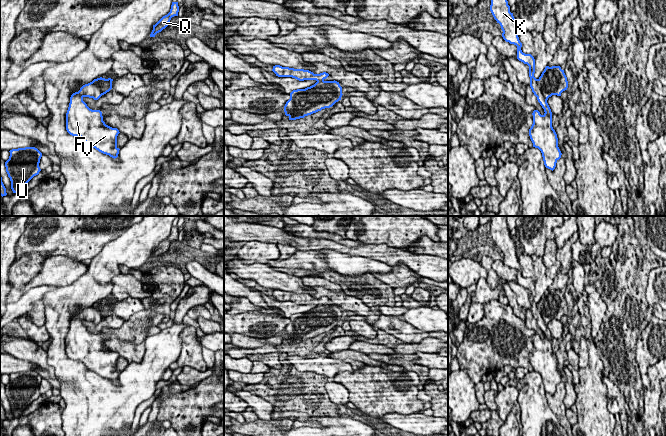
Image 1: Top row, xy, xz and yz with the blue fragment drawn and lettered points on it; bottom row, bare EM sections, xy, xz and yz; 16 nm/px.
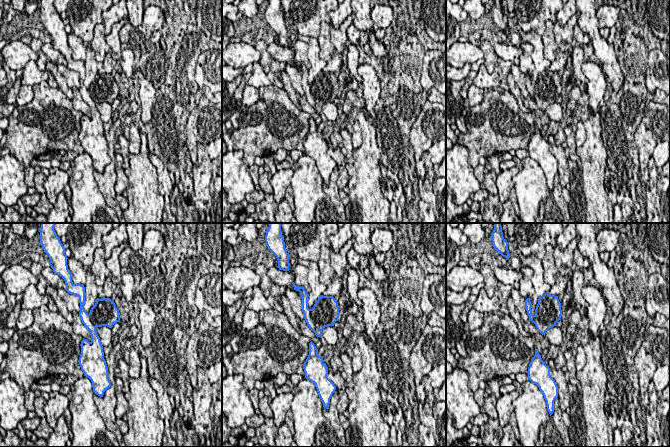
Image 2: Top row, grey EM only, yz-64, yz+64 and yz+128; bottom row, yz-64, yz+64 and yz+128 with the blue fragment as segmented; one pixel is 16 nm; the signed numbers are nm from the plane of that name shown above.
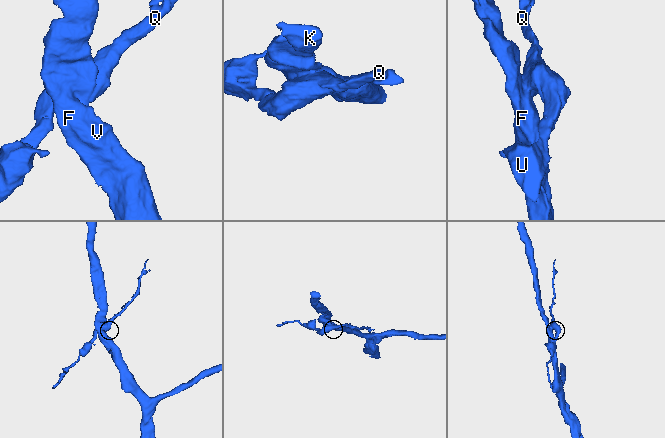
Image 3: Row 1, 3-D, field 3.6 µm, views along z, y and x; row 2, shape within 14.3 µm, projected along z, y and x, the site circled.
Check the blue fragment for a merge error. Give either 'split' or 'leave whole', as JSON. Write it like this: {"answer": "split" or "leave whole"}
{"answer": "split"}

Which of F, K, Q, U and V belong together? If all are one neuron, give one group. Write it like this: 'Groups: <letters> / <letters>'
Groups: F K V / Q U

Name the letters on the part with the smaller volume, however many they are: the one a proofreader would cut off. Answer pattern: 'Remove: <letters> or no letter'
Remove: Q, U

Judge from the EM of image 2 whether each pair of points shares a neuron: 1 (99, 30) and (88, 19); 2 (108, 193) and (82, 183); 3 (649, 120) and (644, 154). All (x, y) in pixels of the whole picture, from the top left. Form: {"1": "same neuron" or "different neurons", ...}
{"1": "different neurons", "2": "different neurons", "3": "same neuron"}

